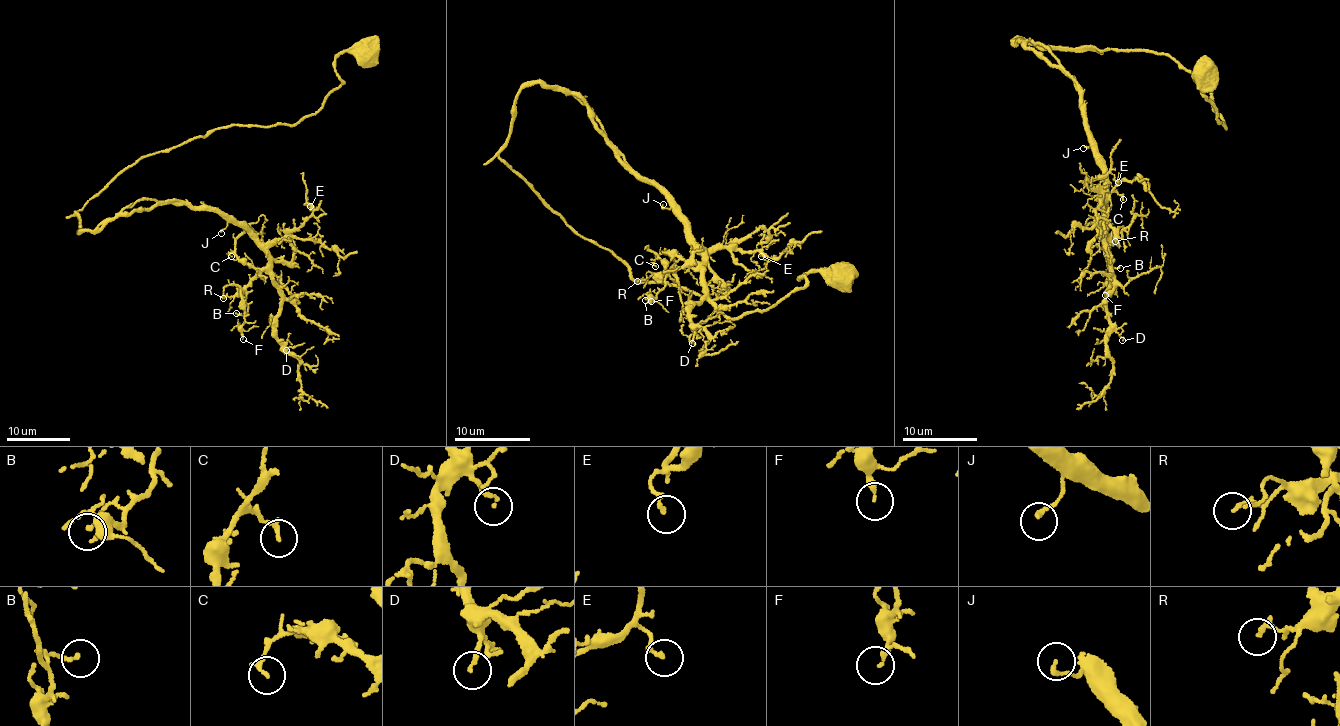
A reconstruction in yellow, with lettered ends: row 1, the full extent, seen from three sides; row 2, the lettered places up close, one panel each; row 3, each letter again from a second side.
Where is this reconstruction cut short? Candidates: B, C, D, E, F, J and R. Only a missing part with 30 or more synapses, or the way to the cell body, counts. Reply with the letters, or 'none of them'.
none of them

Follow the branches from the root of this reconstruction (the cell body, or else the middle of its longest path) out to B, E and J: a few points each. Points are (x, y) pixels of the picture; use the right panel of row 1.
B: (1206, 73), (1225, 127), (1214, 83), (1165, 53), (1011, 45), (1078, 88), (1120, 268)
E: (1206, 73), (1225, 127), (1214, 83), (1165, 53), (1014, 39), (1078, 88), (1102, 200), (1086, 184), (1118, 182)
J: (1206, 73), (1202, 96), (1225, 127), (1214, 83), (1165, 53), (1014, 39), (1072, 78), (1083, 148)

